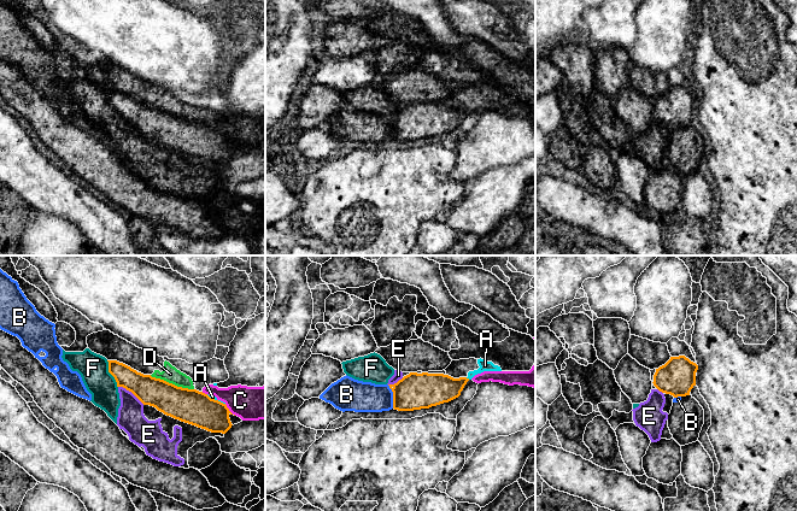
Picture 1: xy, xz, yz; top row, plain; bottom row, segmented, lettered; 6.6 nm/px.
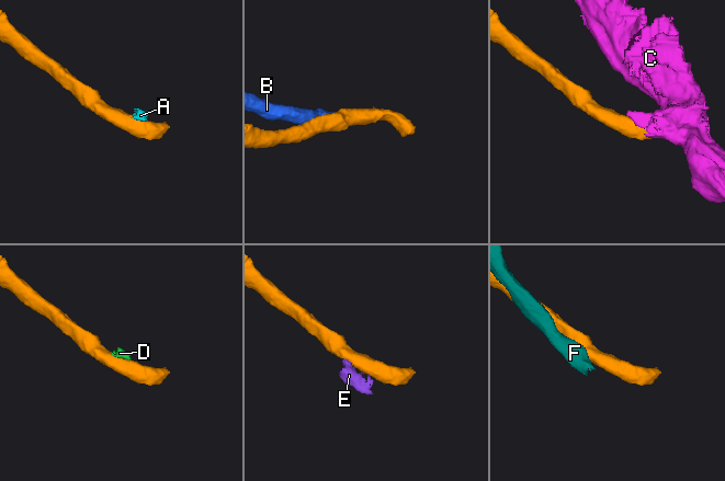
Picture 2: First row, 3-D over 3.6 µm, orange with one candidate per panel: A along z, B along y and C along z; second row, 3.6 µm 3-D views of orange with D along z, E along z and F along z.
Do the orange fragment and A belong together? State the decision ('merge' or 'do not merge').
do not merge

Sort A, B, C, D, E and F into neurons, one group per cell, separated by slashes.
A D / B / C / E F

